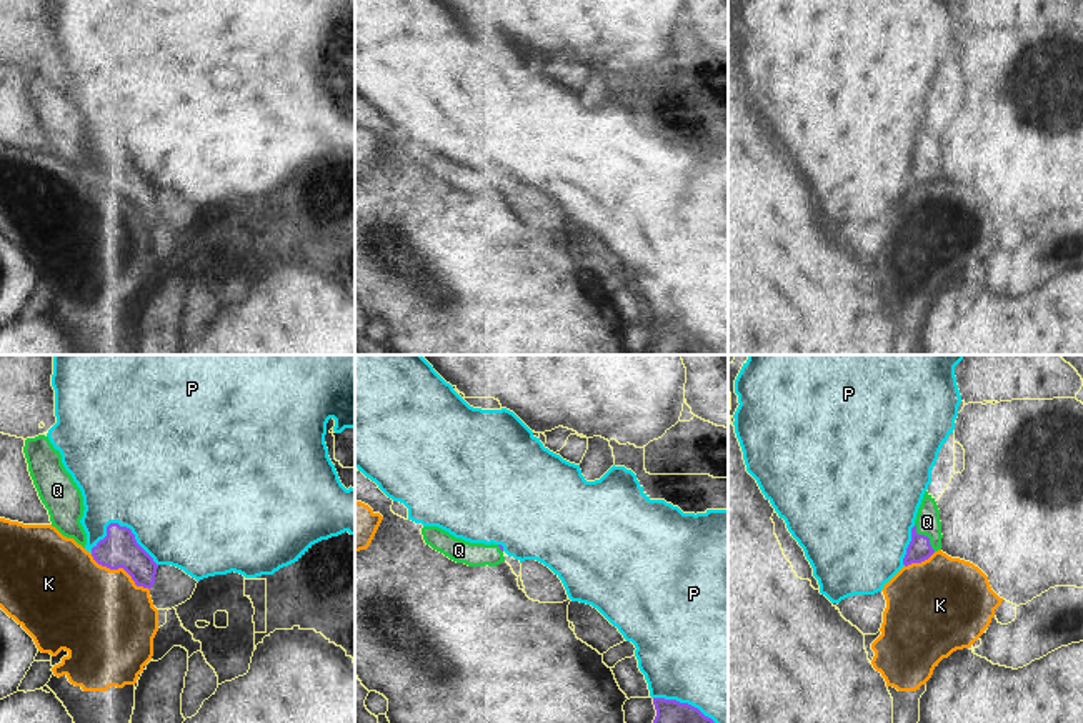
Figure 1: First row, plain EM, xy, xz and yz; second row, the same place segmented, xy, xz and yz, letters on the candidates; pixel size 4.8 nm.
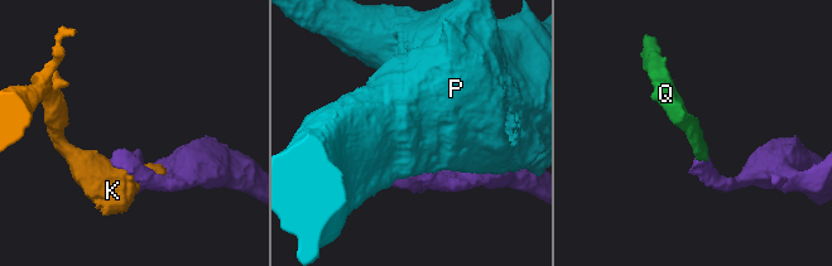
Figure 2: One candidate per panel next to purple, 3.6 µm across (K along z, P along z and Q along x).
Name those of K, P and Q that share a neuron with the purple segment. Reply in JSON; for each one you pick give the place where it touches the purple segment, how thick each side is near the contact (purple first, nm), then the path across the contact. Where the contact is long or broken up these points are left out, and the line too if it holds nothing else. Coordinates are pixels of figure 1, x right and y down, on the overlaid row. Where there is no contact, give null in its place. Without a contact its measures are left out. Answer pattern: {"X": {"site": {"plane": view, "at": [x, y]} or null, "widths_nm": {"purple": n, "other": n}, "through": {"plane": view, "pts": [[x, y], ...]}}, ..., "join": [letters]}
{"Q": {"site": {"plane": "yz", "at": [923, 535]}, "widths_nm": {"purple": 120, "other": 120}, "through": {"plane": "yz", "pts": [[918, 550], [923, 545], [923, 535], [927, 522]]}}, "join": ["Q"]}

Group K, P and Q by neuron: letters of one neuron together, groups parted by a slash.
K / P / Q

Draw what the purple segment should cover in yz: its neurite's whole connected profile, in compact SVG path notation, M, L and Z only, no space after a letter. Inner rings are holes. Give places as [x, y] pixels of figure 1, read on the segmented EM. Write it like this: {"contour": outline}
{"contour": "M925 491L911 528L911 541L906 548L903 565L921 563L941 550L941 521L935 498Z"}

